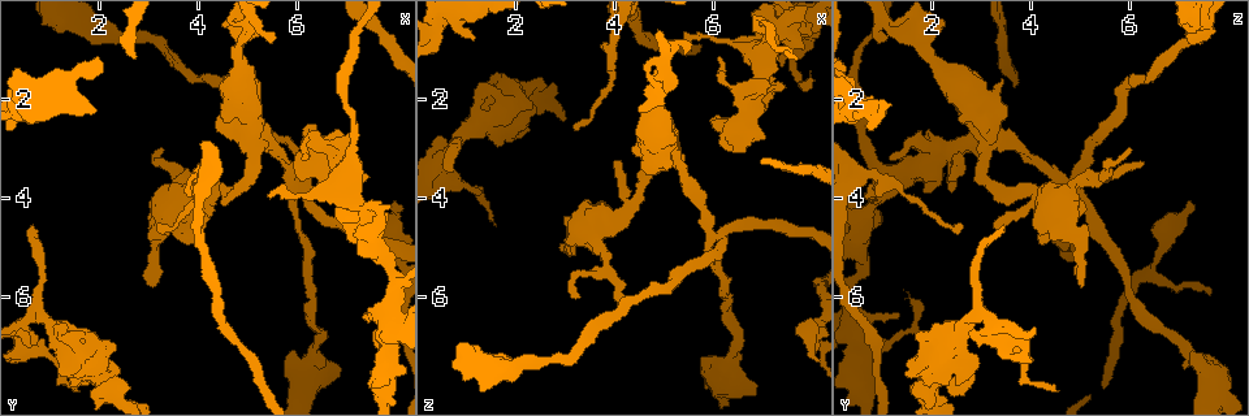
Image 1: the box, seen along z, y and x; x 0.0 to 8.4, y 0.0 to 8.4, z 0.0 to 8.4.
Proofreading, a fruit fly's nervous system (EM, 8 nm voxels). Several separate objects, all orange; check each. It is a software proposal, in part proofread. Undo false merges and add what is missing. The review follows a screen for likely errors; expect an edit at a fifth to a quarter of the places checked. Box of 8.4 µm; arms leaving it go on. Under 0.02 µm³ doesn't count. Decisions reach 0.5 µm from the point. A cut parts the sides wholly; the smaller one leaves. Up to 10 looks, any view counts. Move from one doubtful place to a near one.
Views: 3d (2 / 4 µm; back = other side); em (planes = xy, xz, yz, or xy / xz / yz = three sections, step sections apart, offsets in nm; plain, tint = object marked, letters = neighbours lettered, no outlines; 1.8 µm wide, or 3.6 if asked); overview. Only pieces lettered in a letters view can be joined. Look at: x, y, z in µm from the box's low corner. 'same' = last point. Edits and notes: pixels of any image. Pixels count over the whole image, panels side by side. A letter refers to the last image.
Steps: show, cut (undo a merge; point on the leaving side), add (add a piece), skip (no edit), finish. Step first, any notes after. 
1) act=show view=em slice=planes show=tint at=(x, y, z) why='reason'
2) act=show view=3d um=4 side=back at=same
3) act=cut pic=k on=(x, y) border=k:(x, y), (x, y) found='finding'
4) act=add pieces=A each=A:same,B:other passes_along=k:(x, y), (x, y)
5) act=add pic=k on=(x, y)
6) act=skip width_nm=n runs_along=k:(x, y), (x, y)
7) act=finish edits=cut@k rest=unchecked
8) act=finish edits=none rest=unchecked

act=show view=em slice=planes show=letters at=(4.85, 0.75, 1.75) why='sudden change in width'

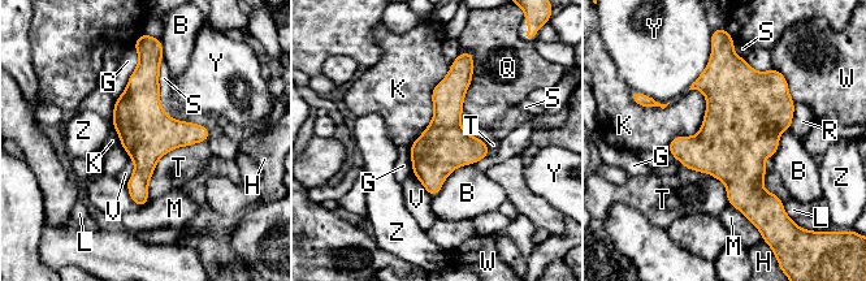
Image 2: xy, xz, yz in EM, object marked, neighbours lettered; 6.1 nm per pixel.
act=skip longest_contact=S:550nm each=B:other,G:other,H:other,K:other,L:other,M:other,Q:other,R:other,S:other,T:other,V:other,W:other,Y:other,Z:other found='one neuron here'

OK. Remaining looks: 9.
act=show view=em slice=planes show=letters at=(0.65, 4.60, 3.50) why='branch stops here'

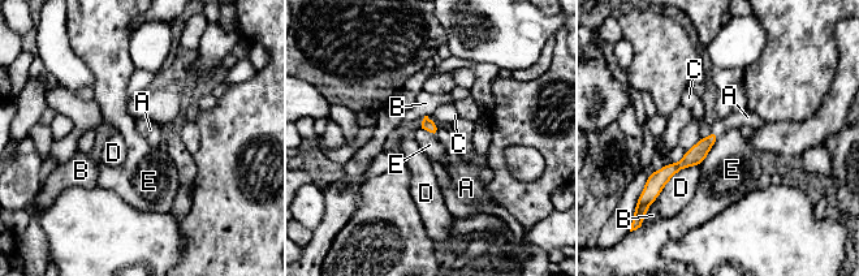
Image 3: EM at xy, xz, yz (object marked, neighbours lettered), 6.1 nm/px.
act=add pieces=A each=A:same,B:other,C:other,D:other,E:other passes_along=3:(696, 154), (716, 130), (747, 117) found='it goes on there'

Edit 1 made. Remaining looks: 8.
act=show view=overview why='see it whole again'

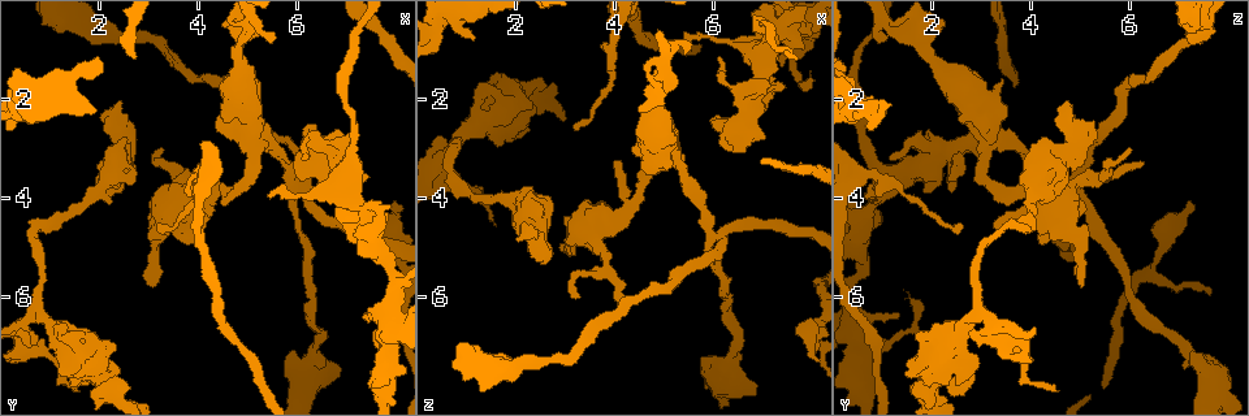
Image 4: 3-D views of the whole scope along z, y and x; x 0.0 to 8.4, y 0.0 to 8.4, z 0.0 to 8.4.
act=show view=em slice=planes show=letters at=(1.50, 7.85, 4.50) why='branch stops here'

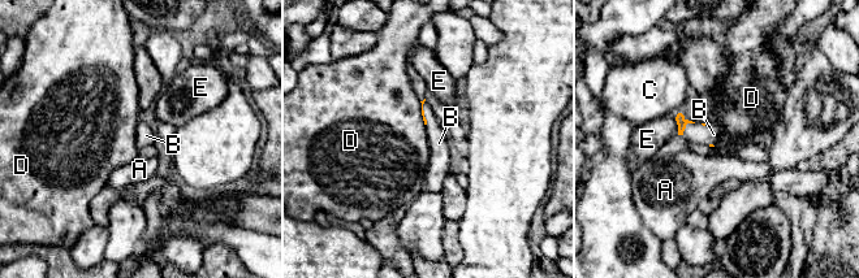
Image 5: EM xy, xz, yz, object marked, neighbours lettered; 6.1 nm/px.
act=add pieces=B each=A:other,B:same,C:other,D:other,E:other passes_along=5:(681, 121), (685, 126), (713, 134) found='it goes on there'

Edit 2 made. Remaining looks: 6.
act=show view=em slice=planes show=letters at=(2.30, 7.30, 2.45) why='stops while still wide'

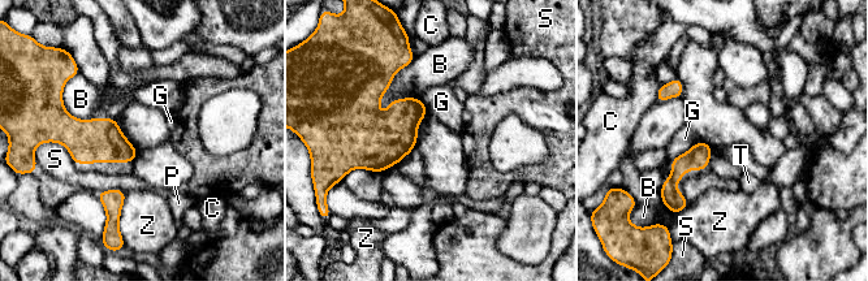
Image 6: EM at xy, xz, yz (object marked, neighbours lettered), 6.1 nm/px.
act=skip each=B:other,C:other,G:other,P:other,S:other,T:other,Z:other border=6:(700, 139), (670, 161) found='none of them fits'

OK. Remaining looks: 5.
act=finish edits=add@3,add@5 rest=unchecked

